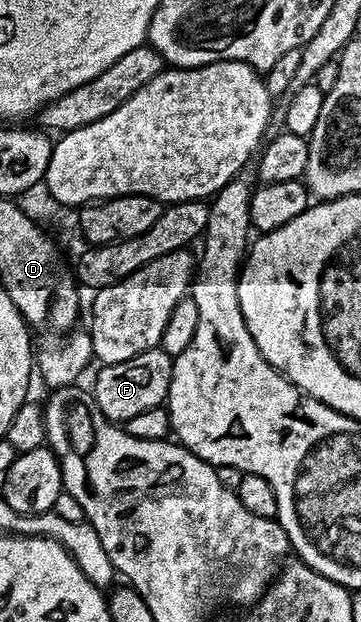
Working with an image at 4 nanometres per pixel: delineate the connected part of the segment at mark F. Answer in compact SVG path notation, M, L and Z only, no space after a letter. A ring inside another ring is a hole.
M158 347L143 351L135 355L135 359L127 359L123 363L101 365L98 370L91 390L97 410L111 422L124 423L135 419L135 415L143 411L158 408L168 398L173 374L173 358Z

